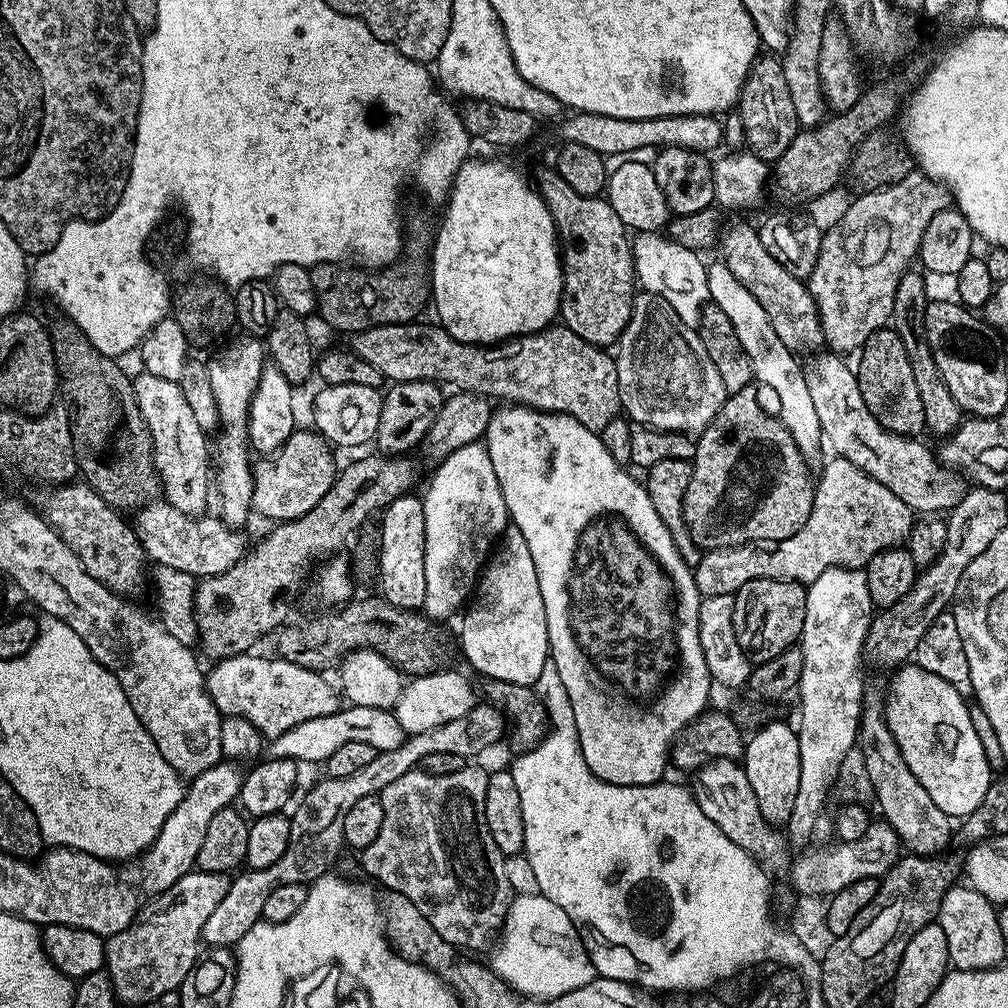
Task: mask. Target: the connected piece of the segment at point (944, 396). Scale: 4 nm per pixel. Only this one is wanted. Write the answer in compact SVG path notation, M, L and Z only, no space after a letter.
M915 270L902 274L898 282L898 290L894 290L894 306L890 327L893 332L902 338L902 346L906 346L906 354L910 358L910 370L914 370L914 382L918 385L918 394L921 395L925 429L939 438L946 438L955 432L960 423L963 423L964 413L950 394L949 387L942 382L942 374L938 374L938 366L932 357L930 342L926 342L926 306L930 299L928 288L924 285L925 277Z

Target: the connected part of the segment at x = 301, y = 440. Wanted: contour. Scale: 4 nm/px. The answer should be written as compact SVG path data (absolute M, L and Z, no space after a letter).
M315 430L300 431L293 431L292 437L276 453L257 459L254 464L251 511L271 522L297 520L314 510L338 475L338 463L332 457L333 449L328 441Z

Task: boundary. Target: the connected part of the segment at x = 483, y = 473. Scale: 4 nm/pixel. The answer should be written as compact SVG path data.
M483 443L467 444L458 450L454 450L445 460L435 465L436 473L428 484L428 489L422 492L424 502L424 570L426 574L426 596L424 598L423 615L433 622L444 622L447 616L459 613L465 607L466 601L473 595L478 577L474 574L474 568L480 568L474 558L474 550L470 552L468 546L460 546L458 532L468 520L466 514L472 510L464 510L464 516L458 504L478 506L478 504L500 504L500 525L502 522L510 522L506 498L502 498L502 486L498 486L498 474L494 474L494 462L490 462L490 454Z

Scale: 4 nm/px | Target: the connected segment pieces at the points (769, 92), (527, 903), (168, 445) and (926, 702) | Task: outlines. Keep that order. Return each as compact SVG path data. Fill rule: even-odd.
M761 55L756 63L752 65L751 72L744 80L744 89L740 92L738 113L742 118L744 142L747 151L760 160L775 162L786 150L786 146L790 146L790 142L794 142L797 132L801 131L801 126L798 122L798 114L794 114L794 102L790 98L790 86L786 86L784 65L775 55Z
M539 894L516 896L508 906L508 916L498 936L500 949L493 954L490 968L501 980L506 981L513 992L525 998L553 1000L562 994L570 994L570 990L578 990L598 976L579 931L581 932L581 929L576 921L566 914L566 910L562 910L562 906L554 906L550 898Z
M140 370L134 376L132 385L134 386L134 398L138 402L138 410L142 410L144 420L148 423L148 433L152 439L152 461L156 467L156 473L160 479L163 499L167 500L174 510L182 510L182 514L187 516L198 516L205 511L208 504L208 466L210 470L210 440L202 430L202 426L192 424L192 440L184 433L184 428L180 424L171 424L168 416L190 417L190 405L187 404L185 396L182 394L179 383L166 378L157 378L155 374Z
M915 662L897 667L894 673L896 677L893 678L892 685L886 688L884 717L890 726L890 734L894 734L898 742L898 750L902 750L902 758L906 758L906 766L910 766L914 778L922 782L926 794L930 794L930 799L934 806L938 806L938 810L953 818L968 817L972 811L982 806L987 788L994 781L994 772L987 764L982 744L974 734L965 697L960 696L958 690L950 686L950 682L942 682L938 674L924 672Z

